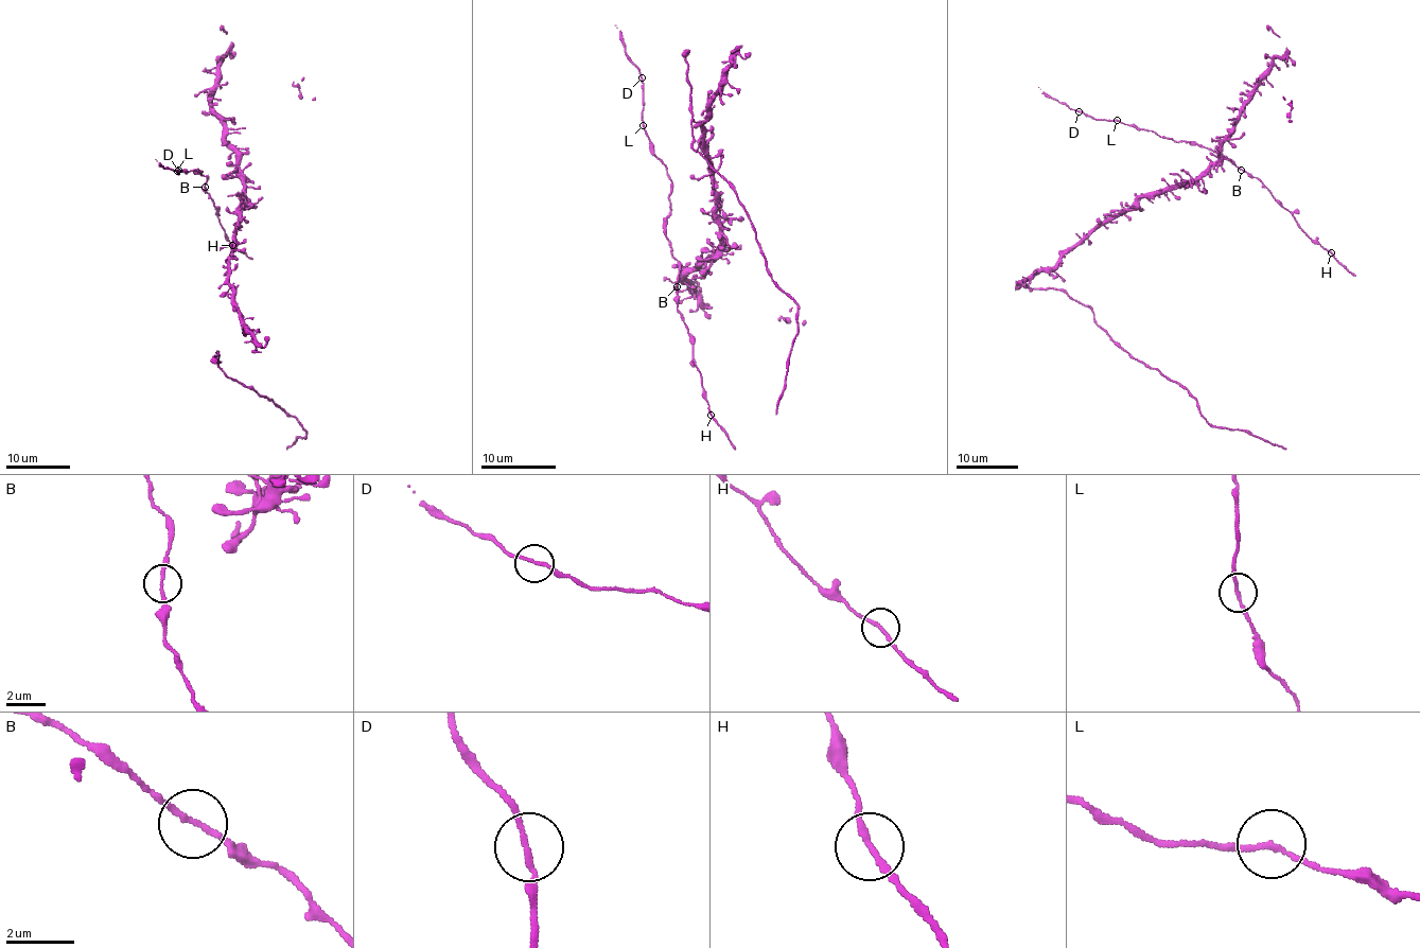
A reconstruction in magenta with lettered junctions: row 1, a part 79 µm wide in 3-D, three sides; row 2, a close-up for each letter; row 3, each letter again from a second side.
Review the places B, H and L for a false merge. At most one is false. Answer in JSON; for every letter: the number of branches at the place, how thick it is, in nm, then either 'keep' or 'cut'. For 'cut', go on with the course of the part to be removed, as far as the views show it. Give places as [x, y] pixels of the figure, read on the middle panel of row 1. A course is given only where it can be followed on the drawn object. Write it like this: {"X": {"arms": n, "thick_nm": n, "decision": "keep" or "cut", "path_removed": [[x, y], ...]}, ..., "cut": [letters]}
{"B": {"arms": 2, "thick_nm": 150, "decision": "keep"}, "H": {"arms": 2, "thick_nm": 180, "decision": "keep"}, "L": {"arms": 2, "thick_nm": 150, "decision": "keep"}, "cut": []}

